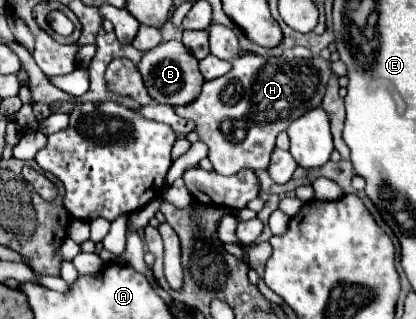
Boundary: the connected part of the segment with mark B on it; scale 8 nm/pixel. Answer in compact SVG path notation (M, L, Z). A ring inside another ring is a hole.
M164 41L158 47L144 53L138 63L138 71L142 73L148 95L164 105L188 105L192 103L204 85L204 77L198 73L198 59L192 57L190 51L180 41Z

